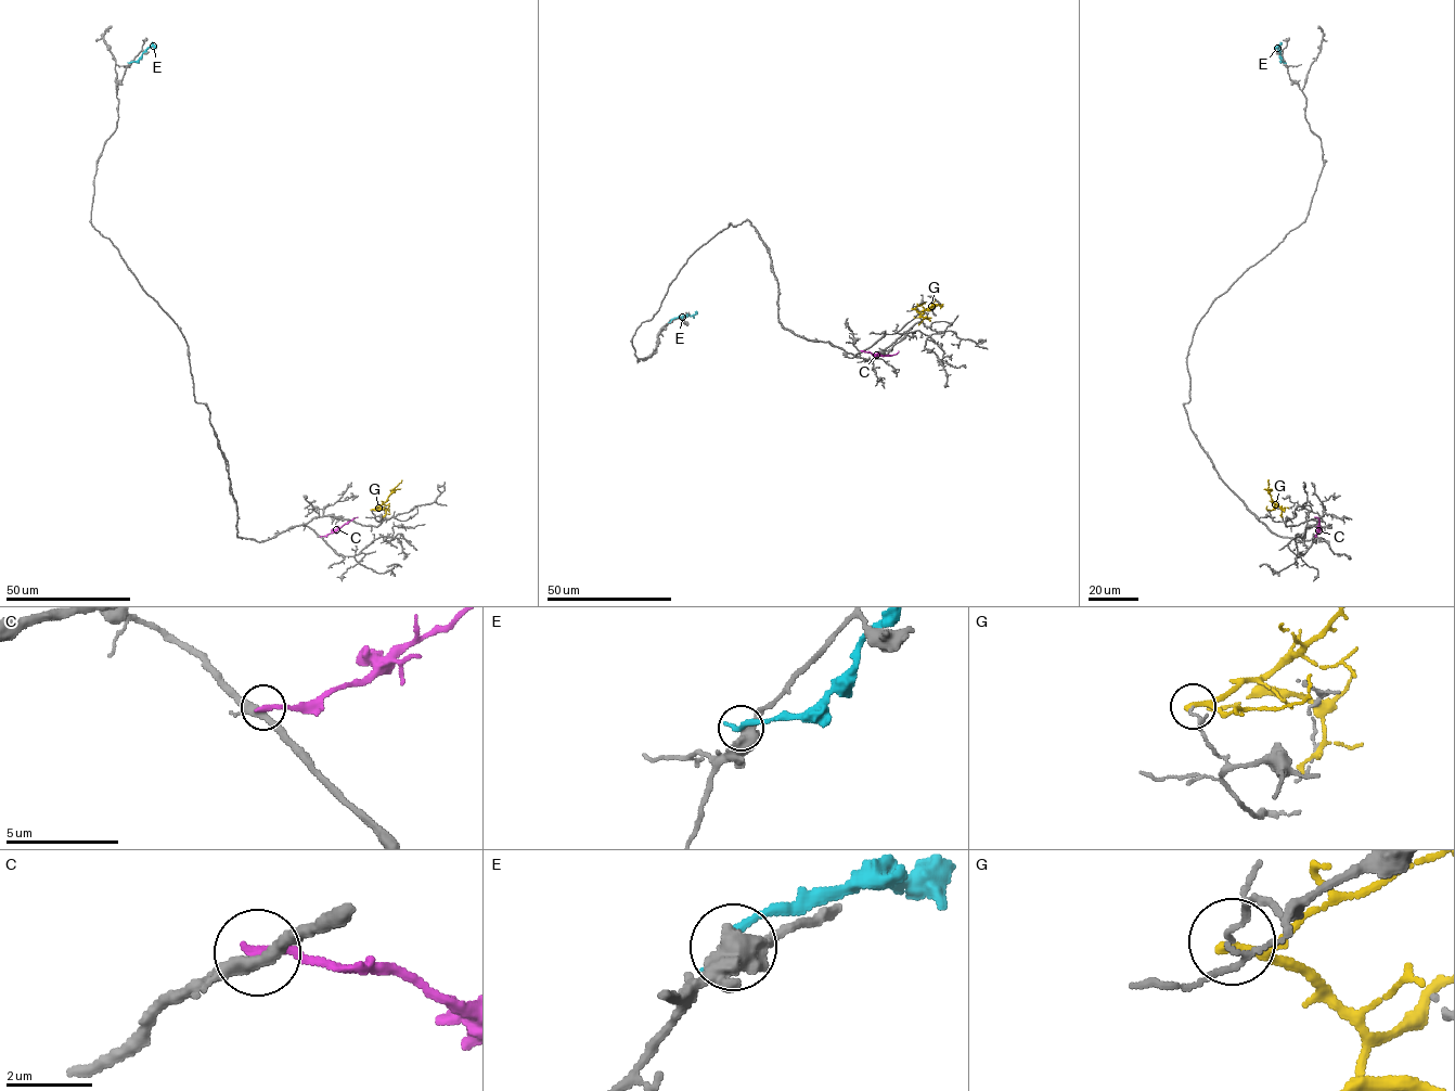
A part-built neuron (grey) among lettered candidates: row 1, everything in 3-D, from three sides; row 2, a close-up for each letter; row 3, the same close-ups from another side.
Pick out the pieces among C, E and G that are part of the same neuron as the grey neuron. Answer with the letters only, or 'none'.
none

